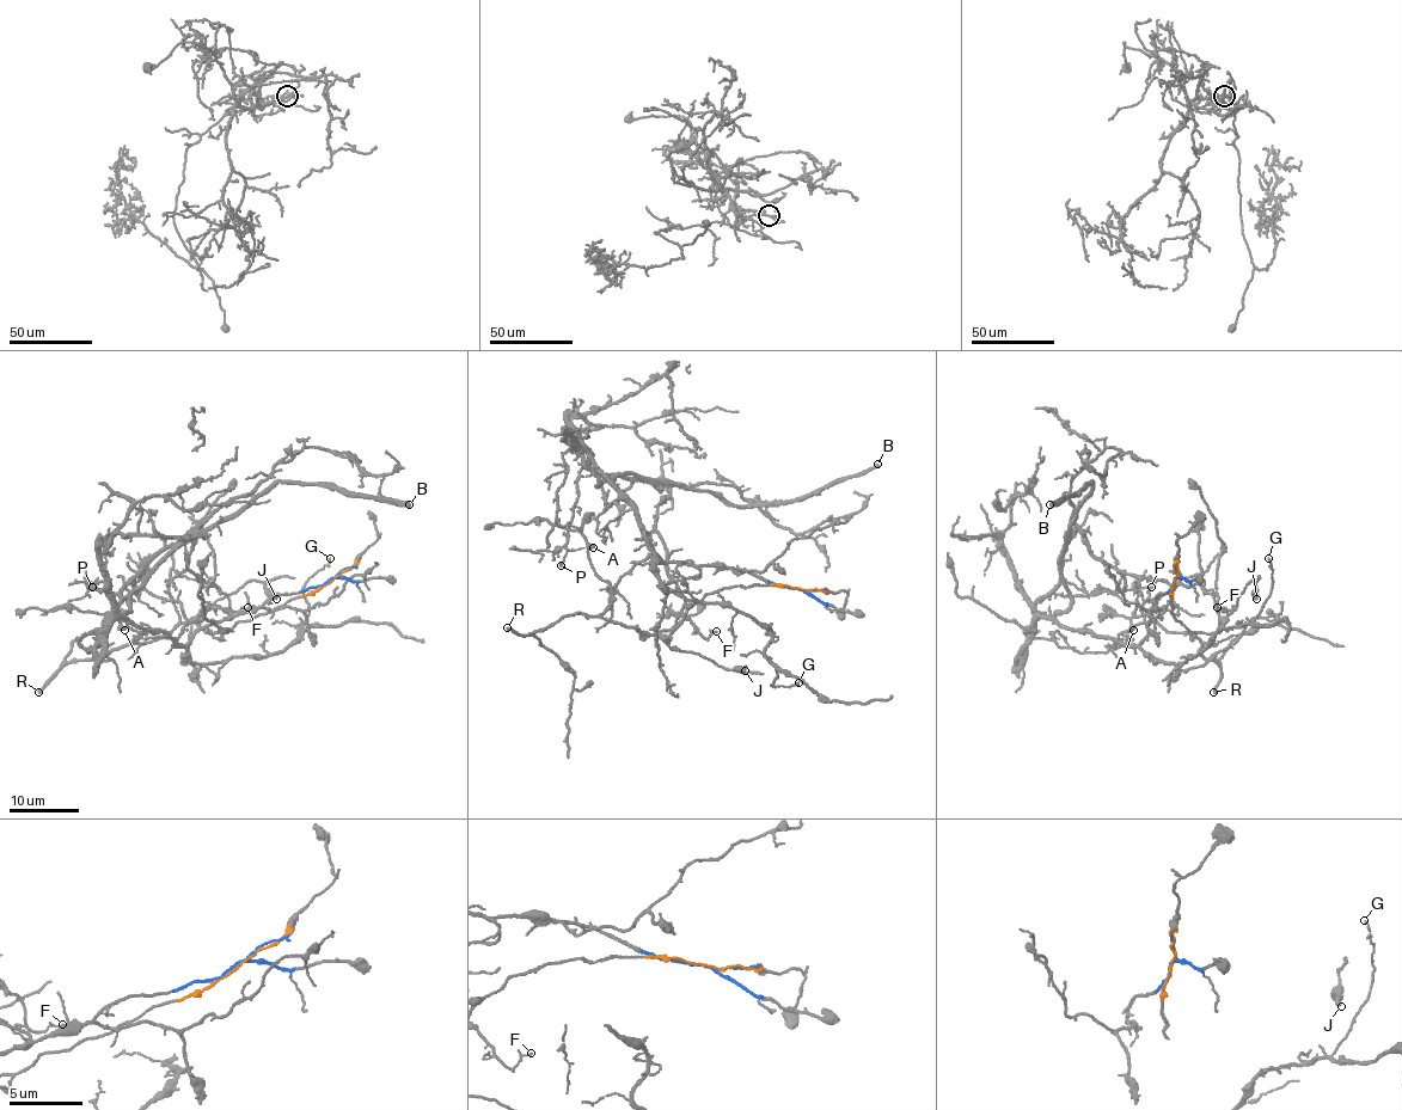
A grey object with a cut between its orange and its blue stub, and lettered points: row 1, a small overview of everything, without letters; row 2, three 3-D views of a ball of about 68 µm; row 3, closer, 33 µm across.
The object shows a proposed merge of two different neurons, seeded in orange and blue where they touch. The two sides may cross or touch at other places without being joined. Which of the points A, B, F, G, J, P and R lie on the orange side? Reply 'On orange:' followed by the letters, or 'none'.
On orange: A, J, R

